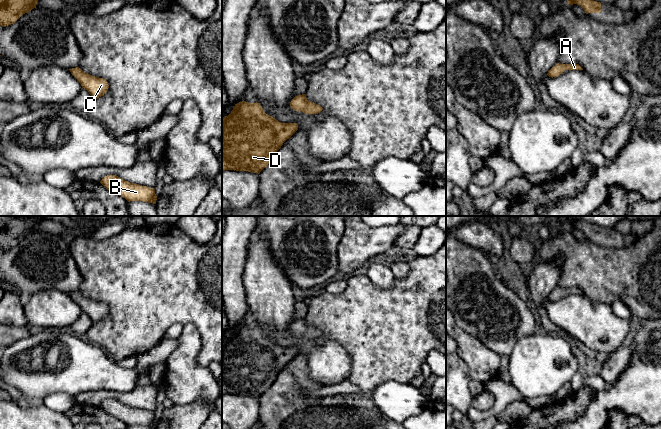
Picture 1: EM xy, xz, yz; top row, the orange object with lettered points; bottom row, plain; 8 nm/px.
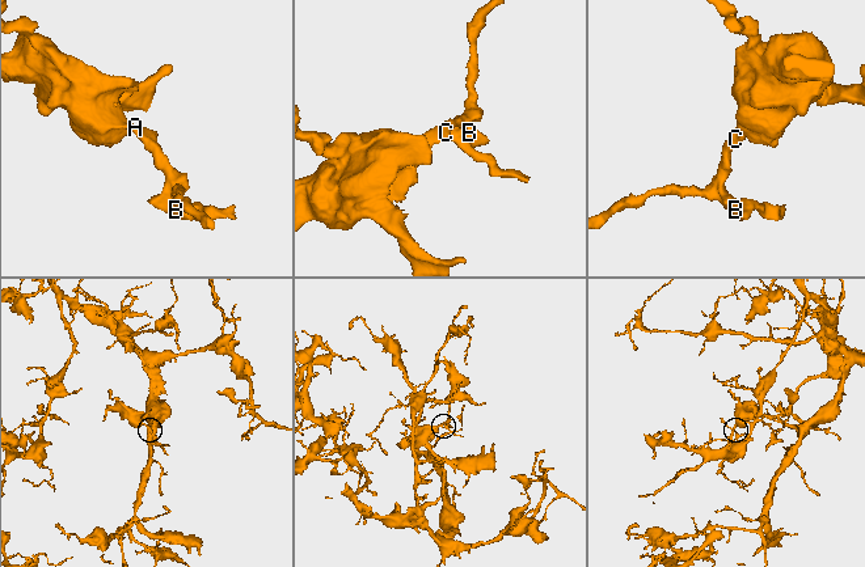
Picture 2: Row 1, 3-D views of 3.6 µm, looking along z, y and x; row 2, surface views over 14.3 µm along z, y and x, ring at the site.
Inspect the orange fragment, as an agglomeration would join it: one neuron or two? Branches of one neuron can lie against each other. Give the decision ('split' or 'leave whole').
leave whole

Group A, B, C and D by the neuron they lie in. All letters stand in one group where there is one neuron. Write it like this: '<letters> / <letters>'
A B C D

